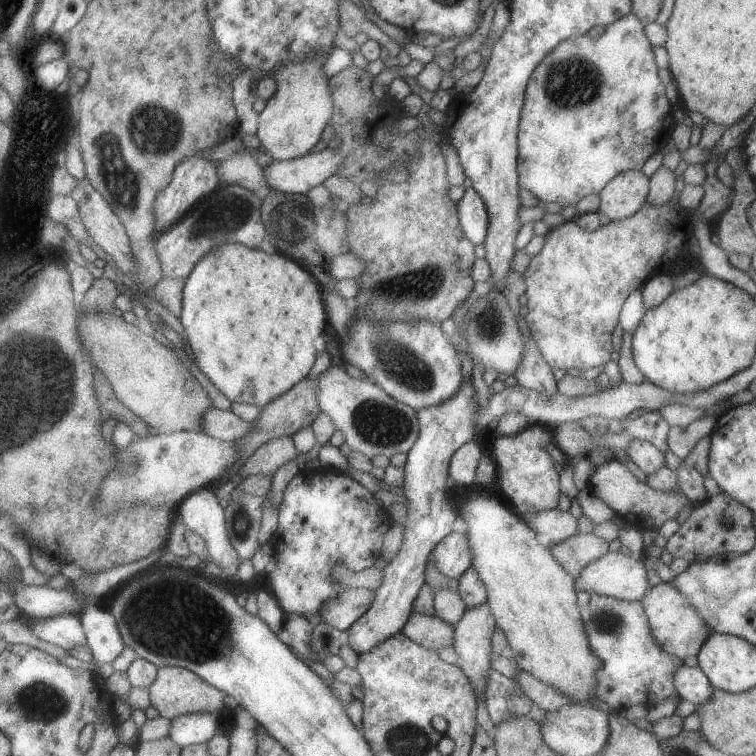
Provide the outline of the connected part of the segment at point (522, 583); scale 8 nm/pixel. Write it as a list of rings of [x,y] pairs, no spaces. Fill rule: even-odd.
[[[477,488],[473,494],[467,494],[458,512],[467,525],[465,534],[474,554],[474,570],[487,586],[490,610],[493,611],[498,628],[506,637],[516,666],[536,680],[558,689],[571,702],[591,706],[587,700],[595,697],[594,675],[600,663],[588,648],[576,602],[574,579],[562,568],[562,564],[553,554],[549,554],[549,548],[537,542],[535,532],[529,530],[517,514],[501,506],[497,496],[479,491]]]

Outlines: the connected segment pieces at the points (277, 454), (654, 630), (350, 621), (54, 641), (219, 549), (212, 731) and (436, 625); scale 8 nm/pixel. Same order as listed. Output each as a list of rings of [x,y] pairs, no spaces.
[[[280,437],[275,438],[269,443],[263,444],[242,466],[239,474],[244,475],[245,478],[250,477],[251,475],[271,475],[273,470],[281,468],[283,464],[287,464],[293,458],[298,458],[297,456],[301,455],[297,451],[297,448],[294,444],[293,437]]]
[[[660,581],[656,586],[651,587],[643,596],[640,604],[647,618],[651,637],[664,652],[674,655],[681,661],[687,657],[696,656],[711,634],[695,608],[690,606],[687,598],[670,583]]]
[[[367,588],[345,589],[334,601],[327,602],[320,620],[348,632],[371,609],[375,594],[375,591]]]
[[[60,615],[51,619],[31,620],[27,618],[26,623],[30,633],[52,646],[73,651],[79,646],[88,645],[86,633],[79,615]]]
[[[207,487],[197,490],[179,504],[179,514],[186,529],[195,530],[206,541],[210,559],[222,569],[221,578],[237,582],[237,578],[239,578],[239,566],[241,566],[242,560],[229,537],[225,504],[215,494],[215,491]]]
[[[192,713],[173,720],[171,738],[182,748],[190,745],[209,743],[219,734],[220,723],[216,714]]]
[[[413,613],[402,634],[421,647],[433,651],[452,648],[456,642],[455,626],[442,620],[438,615],[428,616]]]

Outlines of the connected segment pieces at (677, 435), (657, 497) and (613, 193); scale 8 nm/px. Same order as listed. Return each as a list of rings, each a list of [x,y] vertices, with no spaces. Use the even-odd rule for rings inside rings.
[[[707,416],[696,419],[685,427],[670,427],[666,437],[668,450],[670,450],[680,462],[683,461],[683,458],[689,454],[695,447],[695,444],[699,443],[701,438],[709,436],[714,430],[715,424],[715,418]]]
[[[617,459],[595,469],[586,483],[586,489],[592,496],[599,498],[621,521],[639,528],[644,533],[652,526],[658,530],[666,520],[675,519],[683,506],[691,505],[679,488],[677,491],[654,490],[639,482]]]
[[[640,170],[619,172],[598,193],[597,212],[610,220],[628,218],[646,202],[648,187],[648,178]]]

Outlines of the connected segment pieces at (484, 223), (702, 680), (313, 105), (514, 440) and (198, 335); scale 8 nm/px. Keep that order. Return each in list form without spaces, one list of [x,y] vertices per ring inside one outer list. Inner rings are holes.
[[[470,187],[457,206],[465,235],[475,245],[485,245],[489,233],[490,213],[482,195],[474,187]]]
[[[679,666],[673,676],[673,687],[681,700],[689,701],[695,707],[711,699],[711,684],[698,666]]]
[[[320,53],[317,57],[289,64],[273,74],[278,81],[278,94],[259,112],[257,132],[262,146],[273,160],[285,161],[309,155],[315,144],[323,138],[323,130],[331,123],[334,96],[330,80],[325,78],[321,68],[330,53]]]
[[[534,425],[514,436],[499,436],[492,451],[498,467],[499,488],[521,515],[535,515],[540,511],[555,509],[560,494],[552,458],[544,450],[546,444],[554,444],[554,432],[549,426]]]
[[[230,243],[221,246],[218,250],[212,251],[203,258],[202,262],[191,272],[186,280],[184,287],[184,308],[180,321],[182,326],[187,330],[187,338],[193,346],[195,358],[197,358],[197,366],[205,372],[205,376],[213,382],[213,385],[224,395],[224,397],[233,403],[248,403],[259,407],[267,407],[283,394],[290,392],[299,382],[307,379],[311,368],[315,366],[317,360],[317,350],[315,350],[315,340],[322,336],[324,341],[325,352],[330,356],[330,367],[342,366],[345,360],[342,354],[343,340],[340,338],[330,321],[330,315],[325,306],[325,298],[323,298],[323,289],[318,279],[305,266],[286,254],[276,251],[275,254],[267,254],[263,250],[250,248],[249,246]]]

